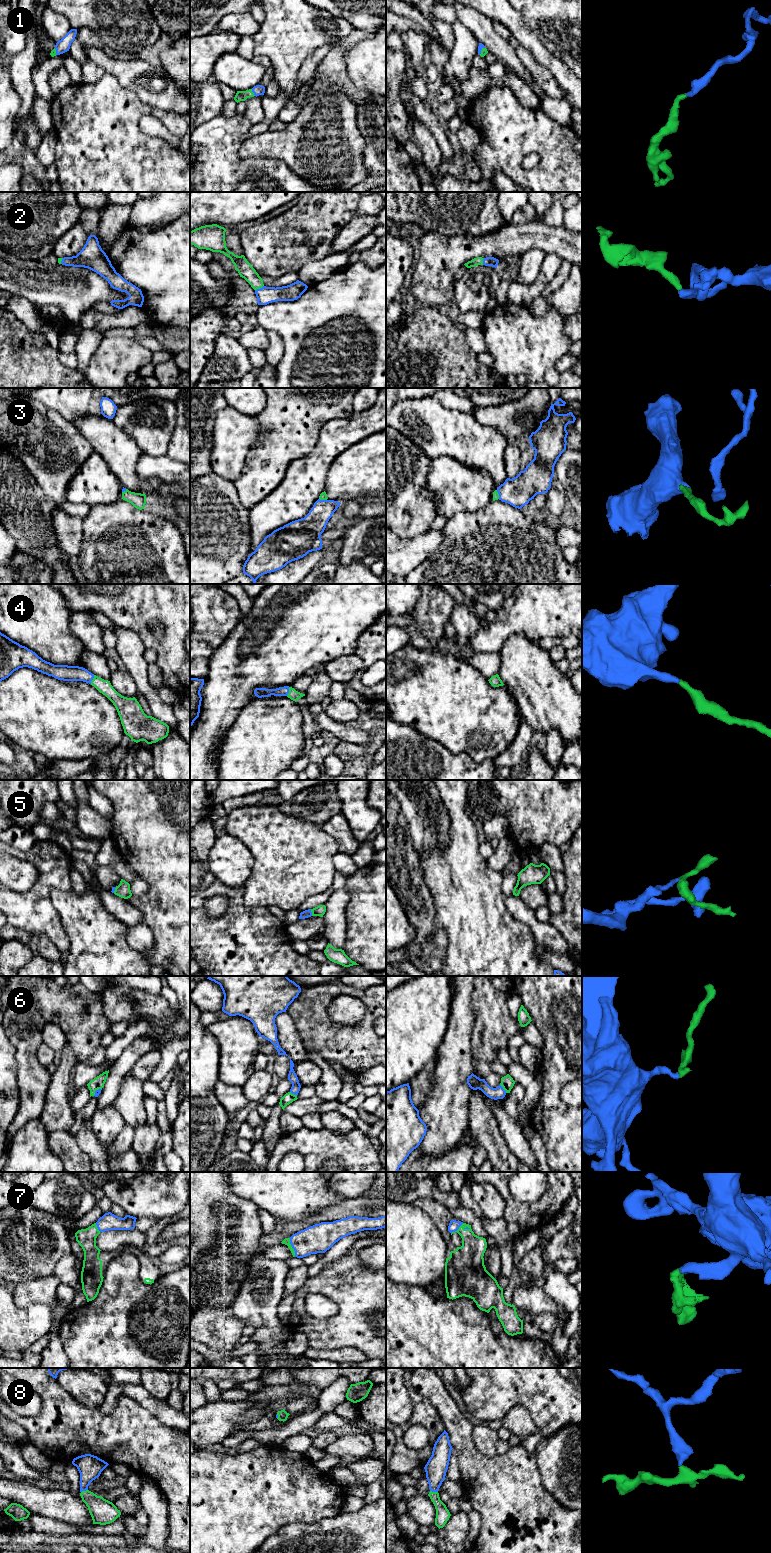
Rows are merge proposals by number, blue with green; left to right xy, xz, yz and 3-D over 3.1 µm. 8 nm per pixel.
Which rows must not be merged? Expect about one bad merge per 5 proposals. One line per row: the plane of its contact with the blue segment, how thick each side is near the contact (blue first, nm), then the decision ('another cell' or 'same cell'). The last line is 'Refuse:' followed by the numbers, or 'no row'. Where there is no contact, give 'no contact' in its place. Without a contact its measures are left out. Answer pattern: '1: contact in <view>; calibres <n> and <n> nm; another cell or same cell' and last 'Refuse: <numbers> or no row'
1: contact in xz; calibres 80 and 80 nm; same cell
2: contact in xz; calibres 140 and 120 nm; same cell
3: contact in yz; calibres 240 and 50 nm; same cell
4: contact in xy; calibres 130 and 110 nm; same cell
5: contact in xz; calibres 60 and 90 nm; same cell
6: contact in yz; calibres 110 and 110 nm; same cell
7: contact in xz; calibres 240 and 60 nm; same cell
8: contact in yz; calibres 170 and 110 nm; same cell
Refuse: no row

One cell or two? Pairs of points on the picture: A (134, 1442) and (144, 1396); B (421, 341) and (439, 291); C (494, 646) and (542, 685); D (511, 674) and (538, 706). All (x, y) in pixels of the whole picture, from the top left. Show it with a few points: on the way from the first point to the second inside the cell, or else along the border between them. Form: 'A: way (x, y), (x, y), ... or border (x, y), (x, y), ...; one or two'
A: border (123, 1393), (136, 1400), (160, 1421); two
B: border (422, 304), (437, 306), (445, 312); two
C: border (515, 633), (503, 643), (498, 652); two
D: way (520, 679), (538, 697); one

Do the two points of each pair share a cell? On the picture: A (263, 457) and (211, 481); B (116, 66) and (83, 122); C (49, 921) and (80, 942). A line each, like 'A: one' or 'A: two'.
A: two
B: two
C: two

